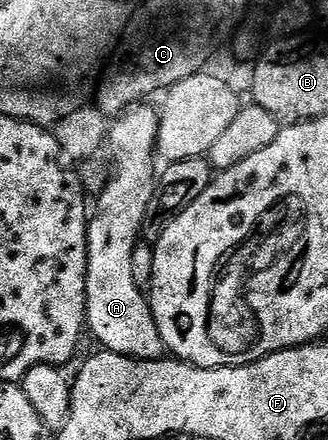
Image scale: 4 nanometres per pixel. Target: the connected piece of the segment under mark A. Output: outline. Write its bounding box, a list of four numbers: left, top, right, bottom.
[86,103,168,361]

